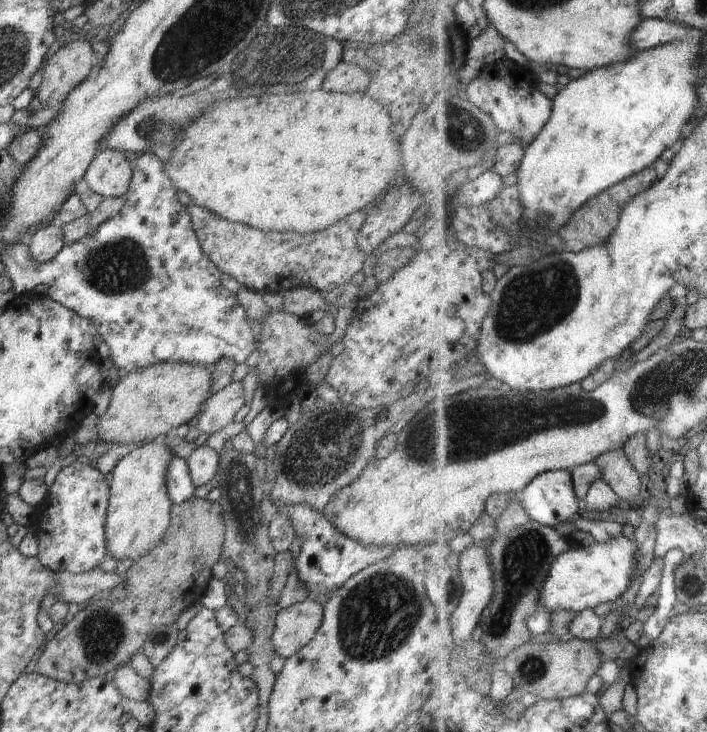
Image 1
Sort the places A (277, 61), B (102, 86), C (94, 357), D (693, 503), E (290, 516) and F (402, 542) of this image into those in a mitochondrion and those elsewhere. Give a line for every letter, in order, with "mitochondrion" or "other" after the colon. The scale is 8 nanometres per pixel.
A: mitochondrion
B: other
C: other
D: other
E: other
F: other

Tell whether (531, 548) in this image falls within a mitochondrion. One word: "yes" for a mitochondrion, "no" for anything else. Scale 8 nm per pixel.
yes

